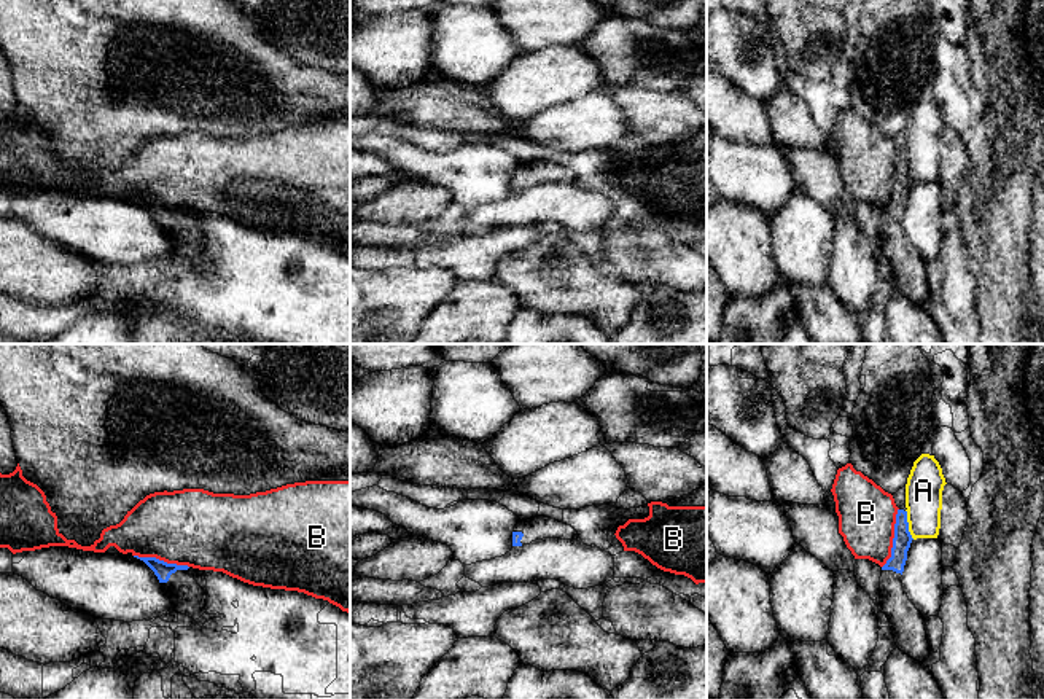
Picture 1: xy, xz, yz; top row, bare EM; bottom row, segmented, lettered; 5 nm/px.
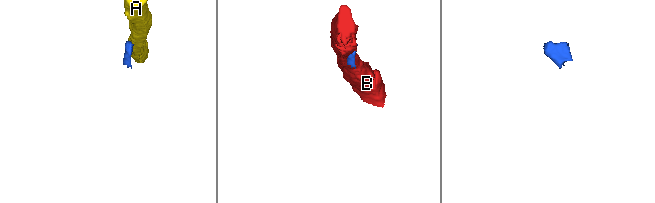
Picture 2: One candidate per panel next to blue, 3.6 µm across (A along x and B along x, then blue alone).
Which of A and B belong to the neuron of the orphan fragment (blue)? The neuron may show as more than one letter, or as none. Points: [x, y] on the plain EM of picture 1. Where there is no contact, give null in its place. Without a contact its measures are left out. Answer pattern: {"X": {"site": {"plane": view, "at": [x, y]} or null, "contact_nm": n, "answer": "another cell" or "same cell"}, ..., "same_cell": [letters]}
{"A": {"site": {"plane": "yz", "at": [907, 167]}, "contact_nm": 160, "answer": "another cell"}, "B": {"site": {"plane": "yz", "at": [893, 182]}, "contact_nm": 320, "answer": "another cell"}, "same_cell": []}

